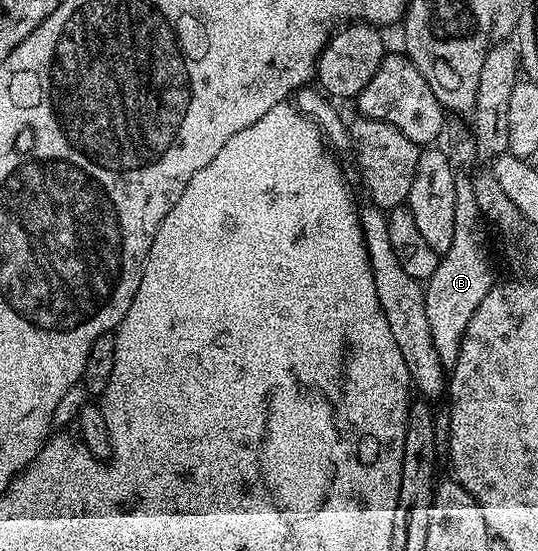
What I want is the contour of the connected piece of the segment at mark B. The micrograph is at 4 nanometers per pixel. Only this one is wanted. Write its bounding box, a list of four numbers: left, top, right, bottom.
[424,122,496,370]

